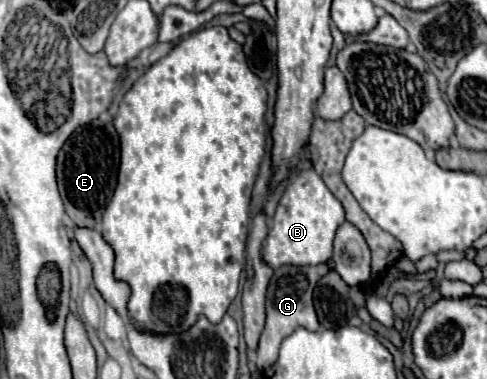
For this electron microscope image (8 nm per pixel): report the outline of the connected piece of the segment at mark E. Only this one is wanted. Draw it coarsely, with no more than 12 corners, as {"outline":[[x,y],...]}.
{"outline":[[112,122],[78,128],[56,176],[76,226],[100,228],[116,188]]}

